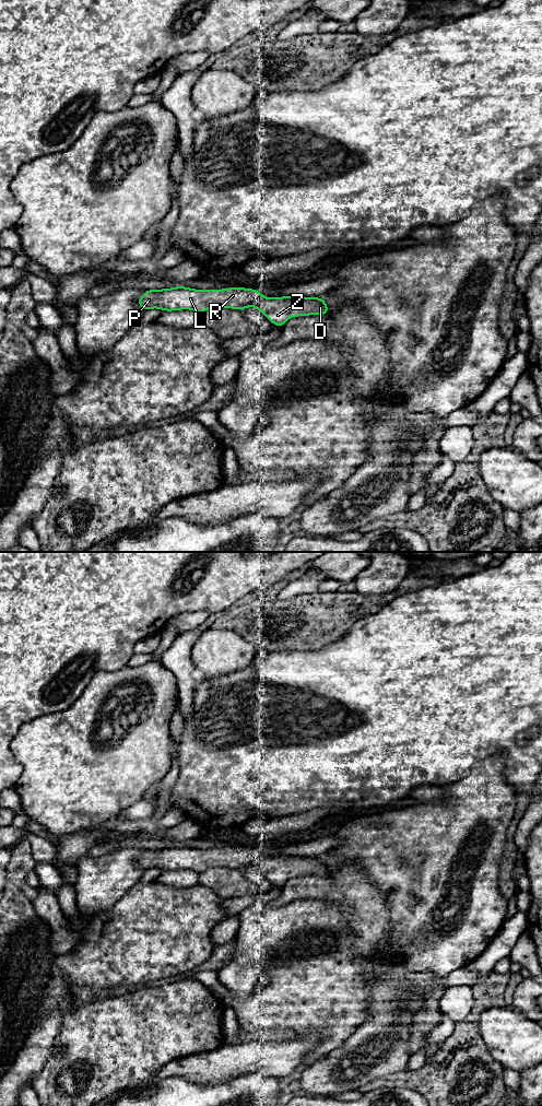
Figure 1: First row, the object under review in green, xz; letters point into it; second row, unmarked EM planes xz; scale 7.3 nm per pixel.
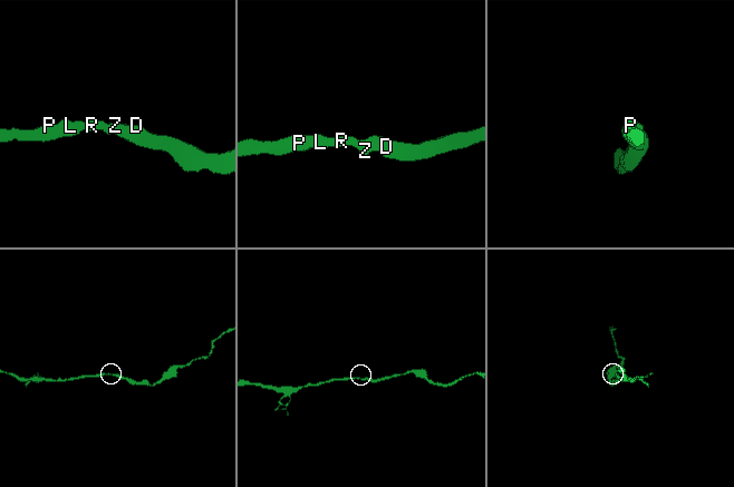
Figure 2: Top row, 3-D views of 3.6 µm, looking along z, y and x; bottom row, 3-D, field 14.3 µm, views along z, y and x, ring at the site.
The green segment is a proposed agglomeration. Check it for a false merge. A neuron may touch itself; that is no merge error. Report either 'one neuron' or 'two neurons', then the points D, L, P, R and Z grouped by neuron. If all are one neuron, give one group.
one neuron; groups D L P R Z

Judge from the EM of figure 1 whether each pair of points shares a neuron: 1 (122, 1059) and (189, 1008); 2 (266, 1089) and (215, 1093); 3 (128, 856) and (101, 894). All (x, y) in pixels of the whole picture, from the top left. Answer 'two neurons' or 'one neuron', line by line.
1: one neuron
2: one neuron
3: one neuron

